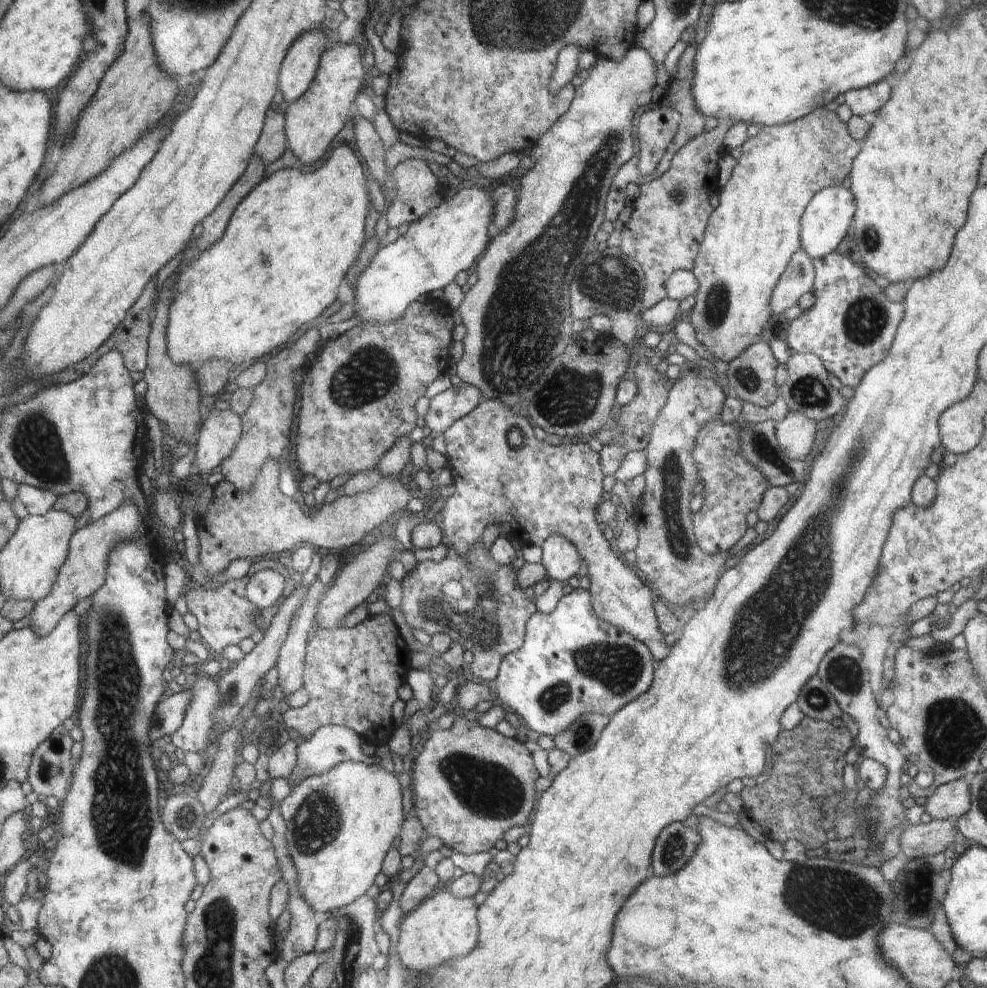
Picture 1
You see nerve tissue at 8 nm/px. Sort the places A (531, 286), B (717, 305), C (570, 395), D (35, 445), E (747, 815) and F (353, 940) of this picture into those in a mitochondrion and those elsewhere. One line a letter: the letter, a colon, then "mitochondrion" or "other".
A: mitochondrion
B: mitochondrion
C: mitochondrion
D: mitochondrion
E: other
F: mitochondrion

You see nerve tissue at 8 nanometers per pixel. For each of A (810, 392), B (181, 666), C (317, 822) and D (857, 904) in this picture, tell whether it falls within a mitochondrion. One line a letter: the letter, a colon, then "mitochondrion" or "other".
A: mitochondrion
B: other
C: mitochondrion
D: mitochondrion

